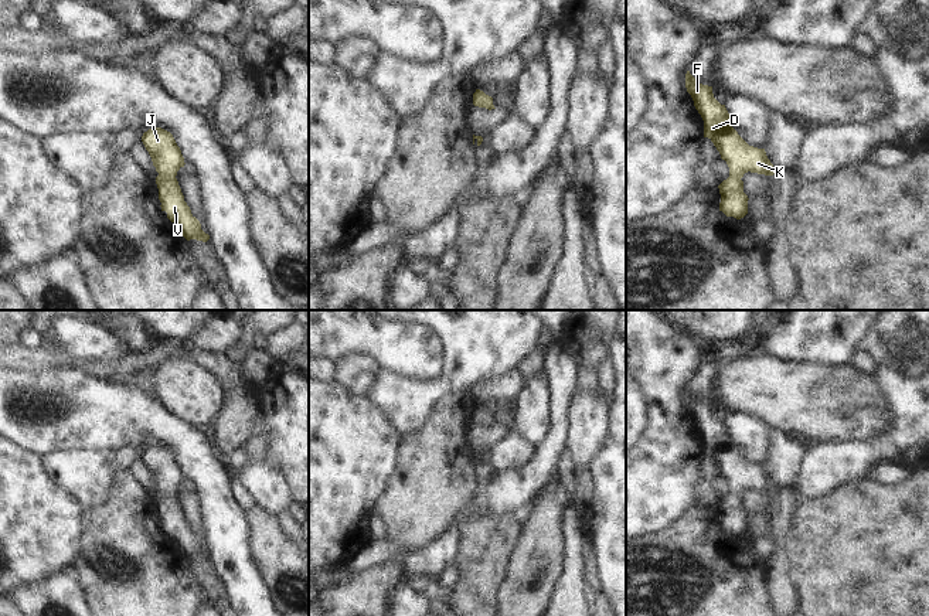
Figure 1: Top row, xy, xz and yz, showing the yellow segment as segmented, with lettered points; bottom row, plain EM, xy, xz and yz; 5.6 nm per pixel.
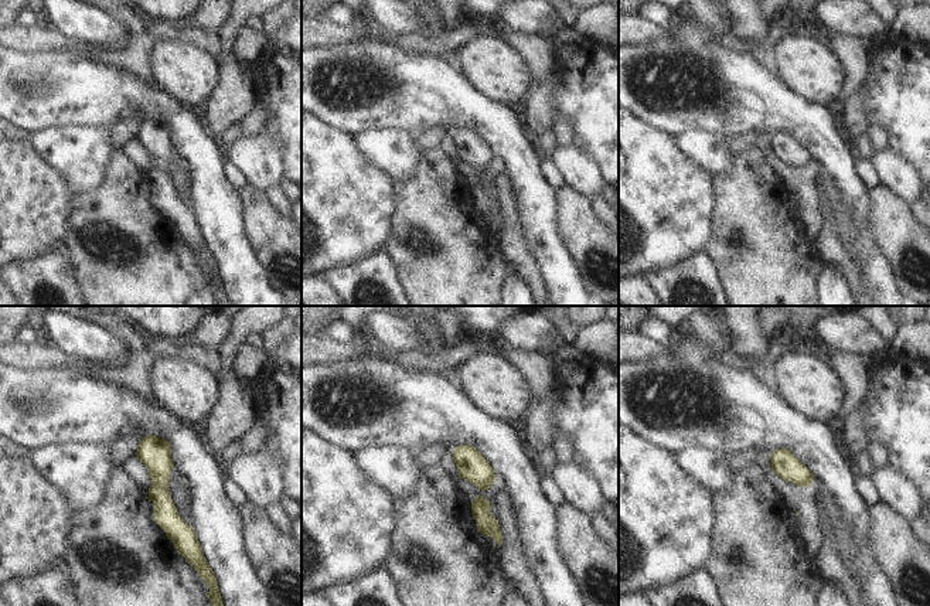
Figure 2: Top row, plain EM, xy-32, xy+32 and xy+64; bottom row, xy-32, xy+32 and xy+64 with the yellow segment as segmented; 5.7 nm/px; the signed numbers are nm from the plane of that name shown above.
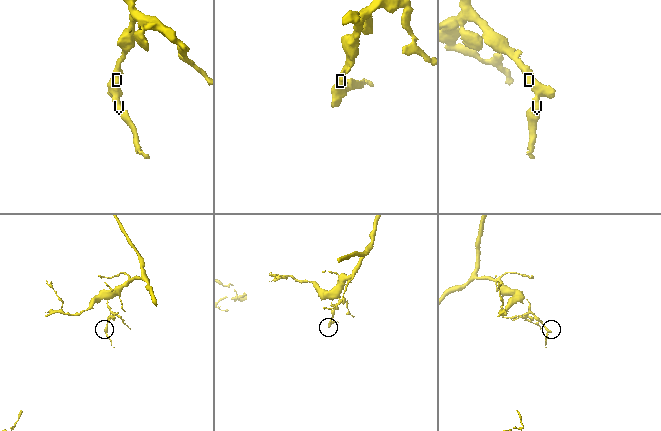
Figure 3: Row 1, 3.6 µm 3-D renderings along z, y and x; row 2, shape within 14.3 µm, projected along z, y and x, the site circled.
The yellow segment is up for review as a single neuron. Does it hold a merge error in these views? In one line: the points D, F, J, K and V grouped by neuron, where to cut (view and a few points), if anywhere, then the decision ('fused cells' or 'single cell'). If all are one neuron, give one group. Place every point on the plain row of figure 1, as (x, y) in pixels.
D F J K V; no cut; single cell

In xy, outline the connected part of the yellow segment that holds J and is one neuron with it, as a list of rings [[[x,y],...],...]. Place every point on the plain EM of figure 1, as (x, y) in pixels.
[[[153,445],[143,450],[142,459],[159,490],[156,501],[161,528],[167,530],[167,535],[187,558],[207,559],[210,552],[201,547],[200,538],[191,531],[176,496],[186,480],[173,452],[161,445]]]

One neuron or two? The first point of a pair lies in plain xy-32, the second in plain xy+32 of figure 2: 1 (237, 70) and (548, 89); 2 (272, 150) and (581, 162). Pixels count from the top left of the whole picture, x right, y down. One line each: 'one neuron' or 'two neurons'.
1: one neuron
2: one neuron

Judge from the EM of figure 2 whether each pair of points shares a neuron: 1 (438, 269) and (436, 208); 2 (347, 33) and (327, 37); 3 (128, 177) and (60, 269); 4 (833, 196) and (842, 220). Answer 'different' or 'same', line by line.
1: same
2: same
3: different
4: same

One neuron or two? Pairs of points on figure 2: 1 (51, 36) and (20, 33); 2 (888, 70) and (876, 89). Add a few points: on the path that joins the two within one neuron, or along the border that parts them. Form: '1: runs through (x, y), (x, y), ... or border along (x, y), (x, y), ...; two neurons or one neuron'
1: runs through (44, 36), (27, 36); one neuron
2: runs through (888, 74), (888, 78), (881, 85); one neuron

